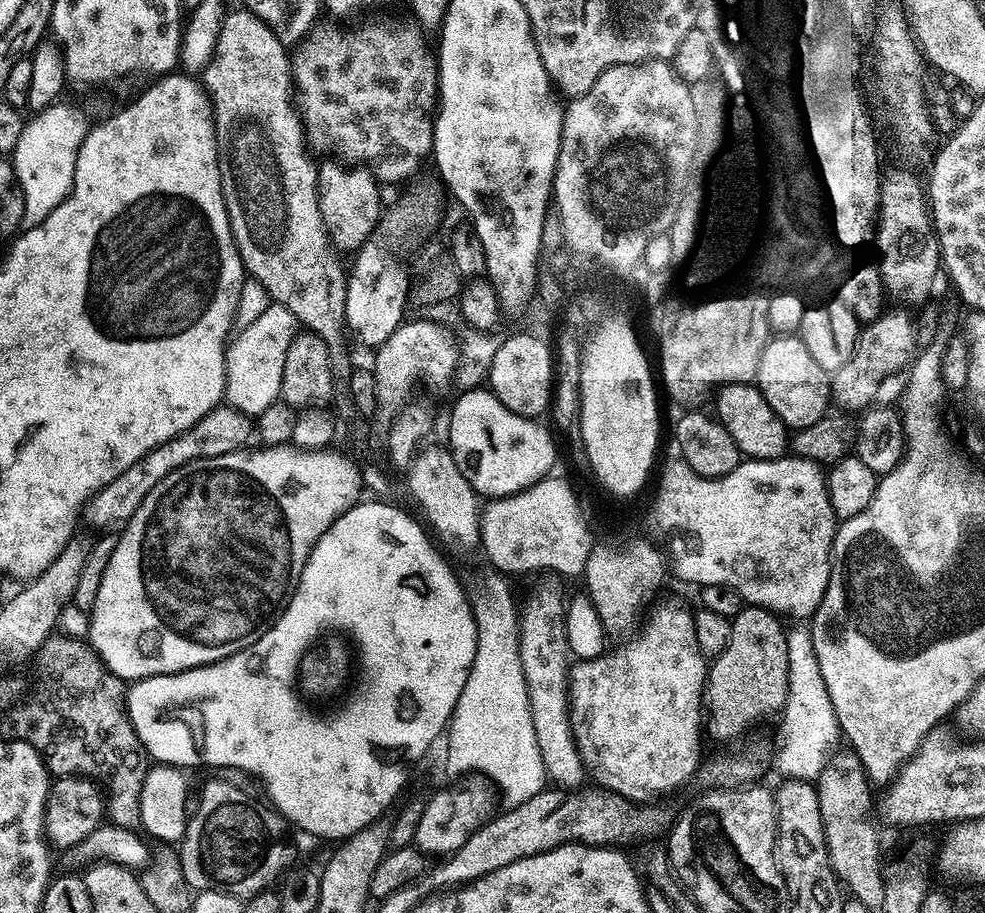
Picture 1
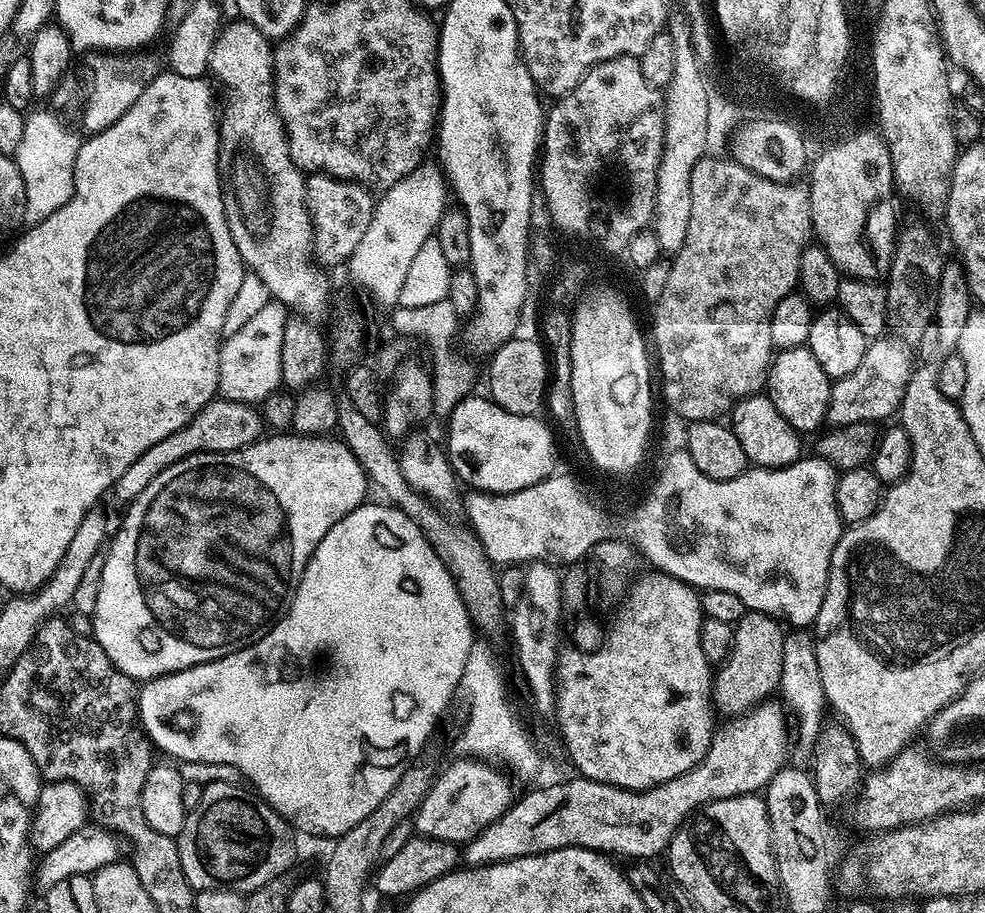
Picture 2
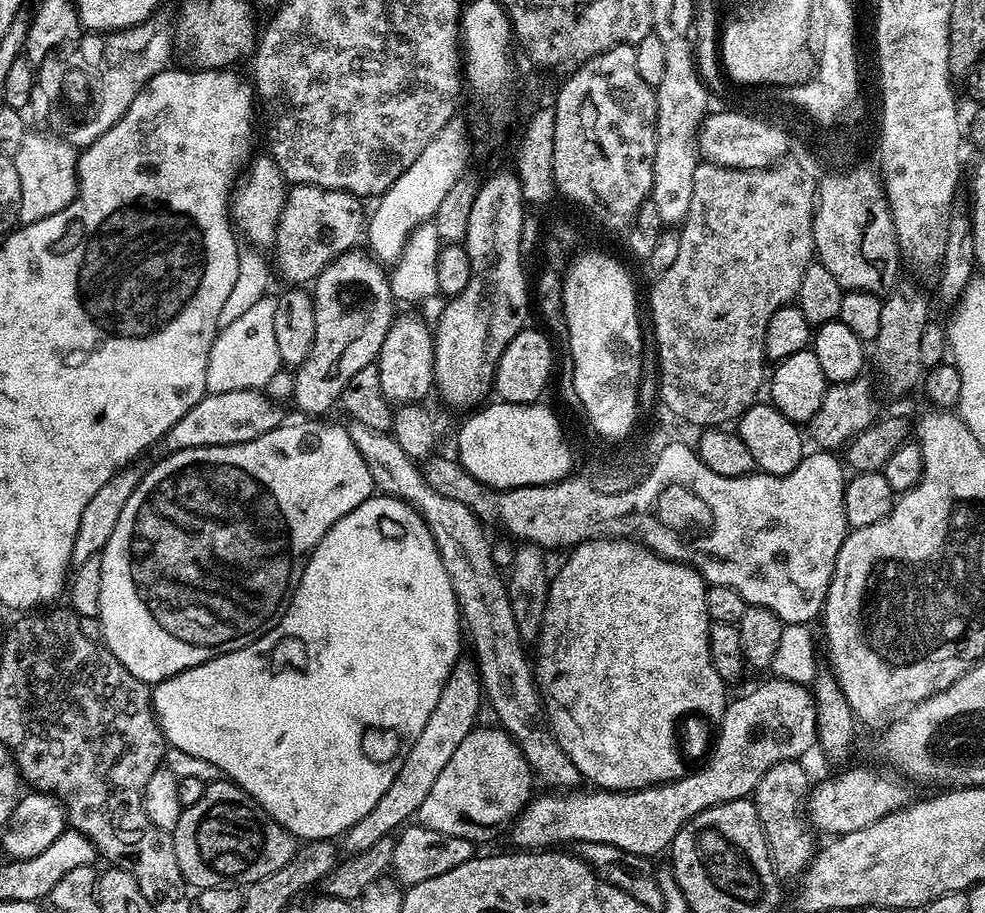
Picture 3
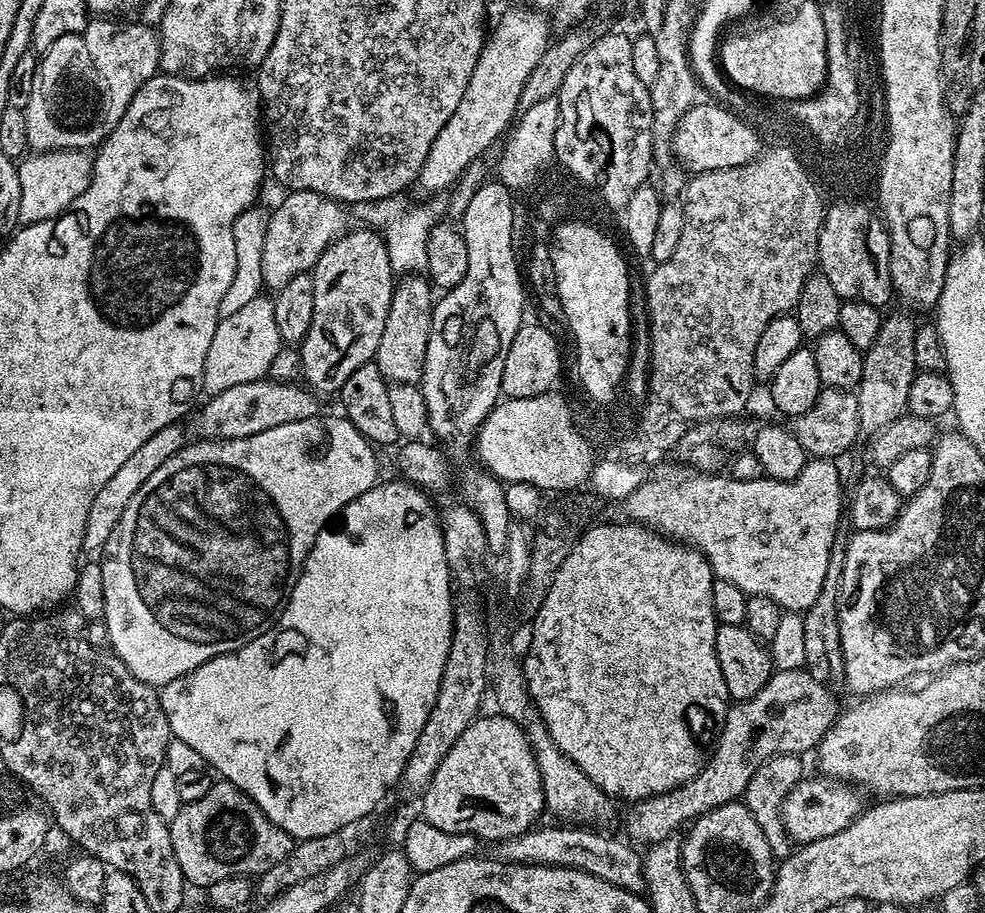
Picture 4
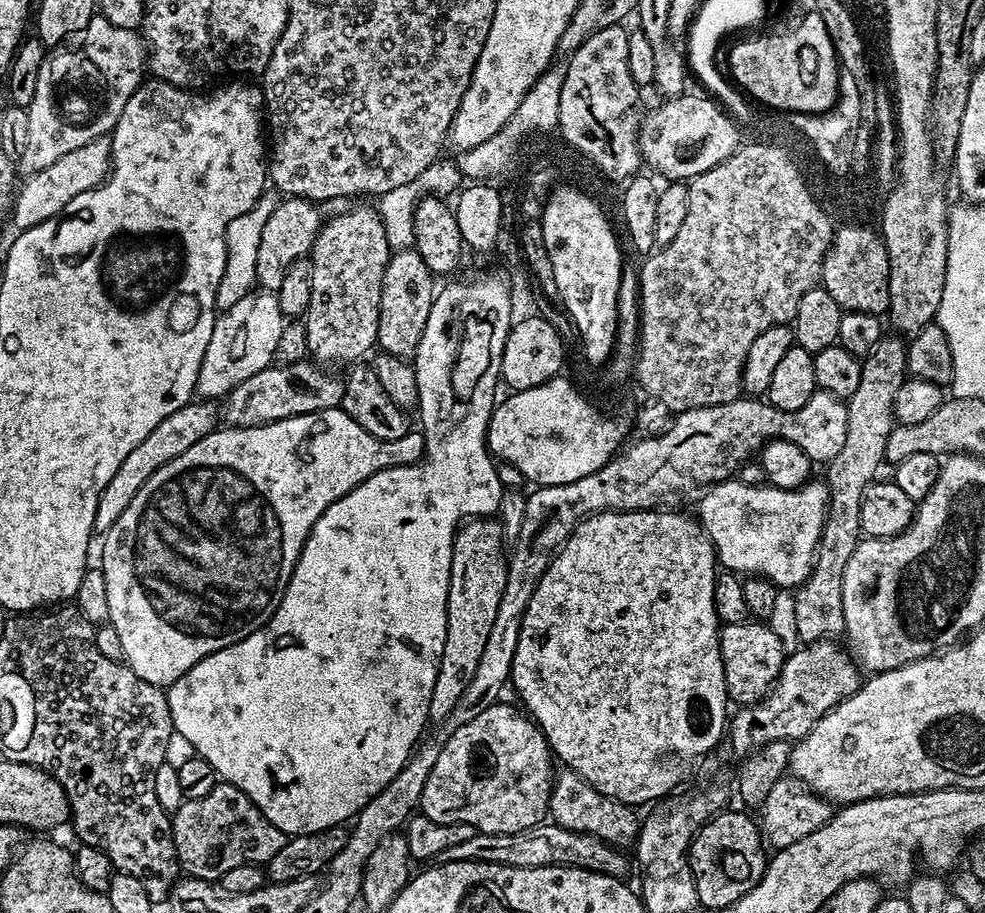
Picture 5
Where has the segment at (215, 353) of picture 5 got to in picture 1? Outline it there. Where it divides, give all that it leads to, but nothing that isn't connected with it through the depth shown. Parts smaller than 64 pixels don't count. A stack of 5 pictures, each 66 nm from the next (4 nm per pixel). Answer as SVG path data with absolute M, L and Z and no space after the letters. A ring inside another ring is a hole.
M272 302L252 325L246 326L246 330L231 337L224 353L224 400L231 407L237 408L247 416L259 418L271 403L280 399L282 366L286 366L286 350L289 349L289 344L297 330L298 321L290 314L290 310L286 310L286 306Z

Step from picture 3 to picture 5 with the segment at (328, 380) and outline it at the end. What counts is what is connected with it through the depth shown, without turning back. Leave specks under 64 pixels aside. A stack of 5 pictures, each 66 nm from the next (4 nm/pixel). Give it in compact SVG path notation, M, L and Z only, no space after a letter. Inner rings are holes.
M354 206L348 213L325 219L312 243L310 259L314 266L314 290L303 317L308 343L307 355L321 366L352 366L377 347L378 310L382 302L382 274L390 249L386 231L375 207Z

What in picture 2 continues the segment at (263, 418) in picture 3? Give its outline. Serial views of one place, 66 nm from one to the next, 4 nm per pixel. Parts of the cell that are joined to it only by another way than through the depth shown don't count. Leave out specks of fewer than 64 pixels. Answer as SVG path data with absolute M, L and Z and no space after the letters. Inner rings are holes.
M213 398L193 420L186 422L186 426L174 430L174 434L166 434L162 442L154 442L146 454L141 454L137 460L130 462L130 470L118 478L114 492L124 502L131 502L138 494L142 494L142 490L146 490L146 486L150 486L150 482L154 482L154 478L158 478L158 474L162 474L162 470L174 466L174 462L182 462L182 458L192 456L195 452L233 452L245 448L261 439L265 428L261 413L253 405Z

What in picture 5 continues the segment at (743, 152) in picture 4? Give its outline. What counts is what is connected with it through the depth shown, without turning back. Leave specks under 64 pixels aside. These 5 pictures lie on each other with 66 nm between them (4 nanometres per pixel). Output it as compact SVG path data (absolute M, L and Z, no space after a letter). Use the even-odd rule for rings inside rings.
M681 94L665 99L640 121L640 158L657 177L687 182L736 152L742 134L736 122L707 95Z

